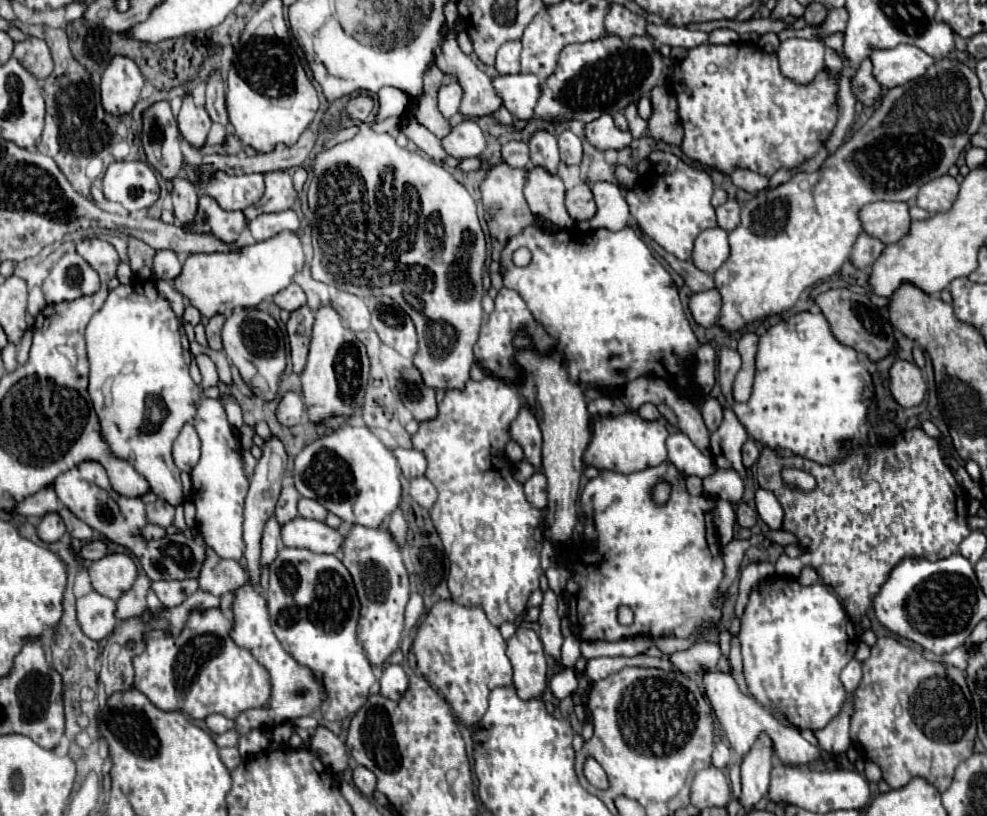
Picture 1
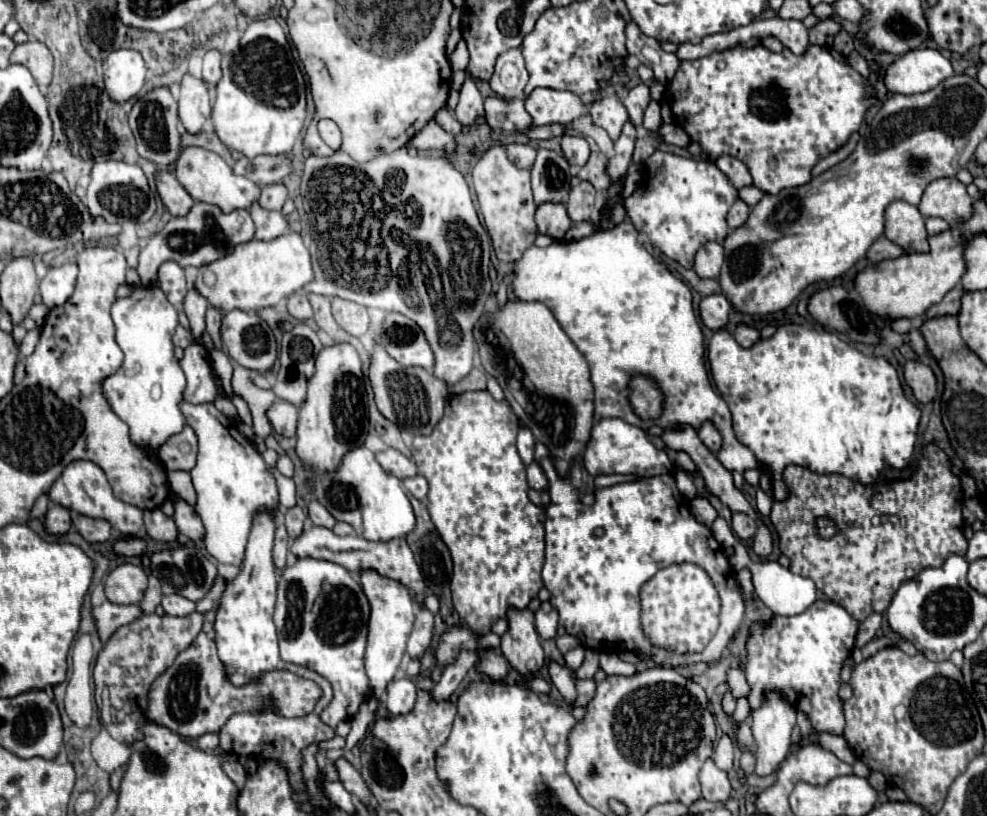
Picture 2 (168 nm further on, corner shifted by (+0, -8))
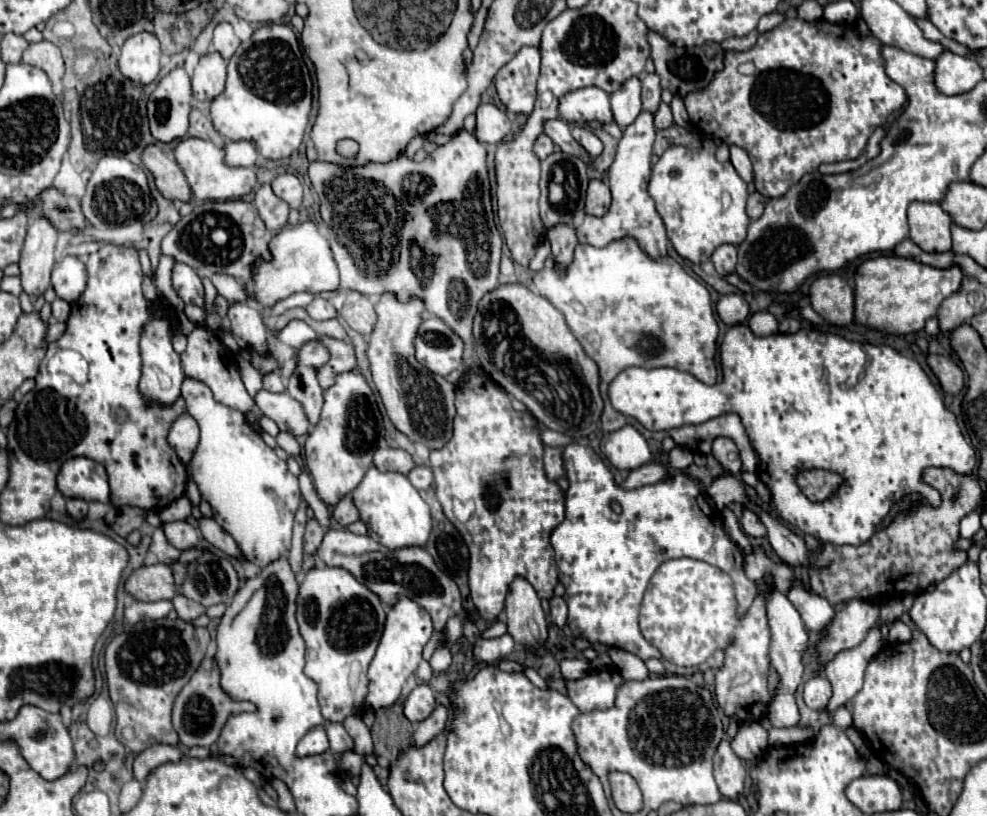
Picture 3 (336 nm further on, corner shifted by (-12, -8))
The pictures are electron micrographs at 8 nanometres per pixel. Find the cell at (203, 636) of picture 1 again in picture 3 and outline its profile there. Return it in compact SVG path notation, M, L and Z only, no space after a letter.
M205 658L201 662L199 670L195 670L195 674L187 682L187 686L183 686L183 690L175 698L175 706L173 706L173 728L179 734L179 742L185 748L211 746L213 742L217 742L219 732L223 730L223 726L225 726L225 722L227 722L229 716L239 714L239 712L253 712L255 710L255 704L251 704L251 702L233 700L221 688L219 676L221 674L219 674L219 666L217 666L215 658Z

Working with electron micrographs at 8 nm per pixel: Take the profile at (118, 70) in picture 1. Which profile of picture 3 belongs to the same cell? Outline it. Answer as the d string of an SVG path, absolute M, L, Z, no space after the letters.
M141 32L131 36L121 46L119 68L121 74L129 78L135 86L147 86L159 74L159 58L161 58L159 40L149 32Z

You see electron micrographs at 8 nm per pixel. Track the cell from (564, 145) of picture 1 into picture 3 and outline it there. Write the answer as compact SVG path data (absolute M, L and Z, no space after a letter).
M573 126L573 128L571 128L571 134L573 134L573 138L591 154L591 158L595 158L595 156L601 154L603 144L601 144L601 140L599 140L595 134L591 134L589 130L579 128L579 126Z

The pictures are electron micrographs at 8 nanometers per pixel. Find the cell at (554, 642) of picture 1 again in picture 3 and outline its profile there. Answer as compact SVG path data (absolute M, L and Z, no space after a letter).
M557 596L551 598L551 612L549 612L549 616L551 616L551 622L555 626L559 626L559 628L563 628L567 624L567 604L565 604L563 598L557 598Z

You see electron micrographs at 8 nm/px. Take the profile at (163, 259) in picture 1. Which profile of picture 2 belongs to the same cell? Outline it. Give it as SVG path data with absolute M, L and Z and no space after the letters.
M165 262L163 266L159 266L157 286L165 292L167 300L173 306L181 306L183 304L183 298L187 294L187 284L185 284L183 268L177 262Z

